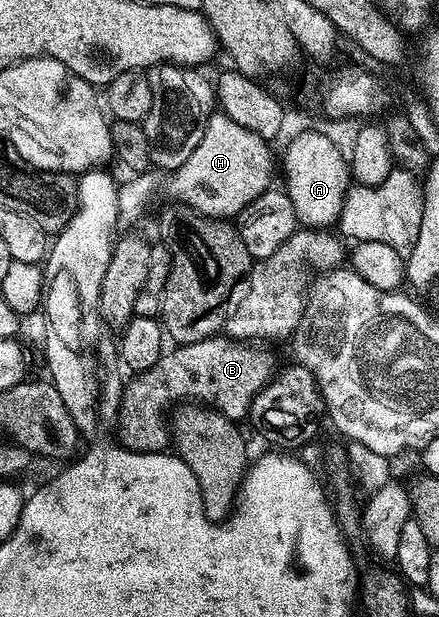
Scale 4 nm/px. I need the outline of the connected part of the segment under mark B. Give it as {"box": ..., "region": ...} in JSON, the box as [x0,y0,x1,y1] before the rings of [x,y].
{"box":[119,334,275,452],"region":[[[224,334],[208,336],[194,344],[183,344],[174,347],[174,352],[166,351],[151,366],[151,370],[134,375],[133,381],[128,381],[124,389],[119,413],[119,440],[130,452],[164,452],[171,444],[171,416],[169,407],[172,404],[180,405],[182,402],[196,402],[201,406],[208,406],[215,413],[226,416],[234,422],[248,417],[253,411],[255,398],[275,375],[273,360],[265,346],[258,346],[253,342],[234,340]]]}

